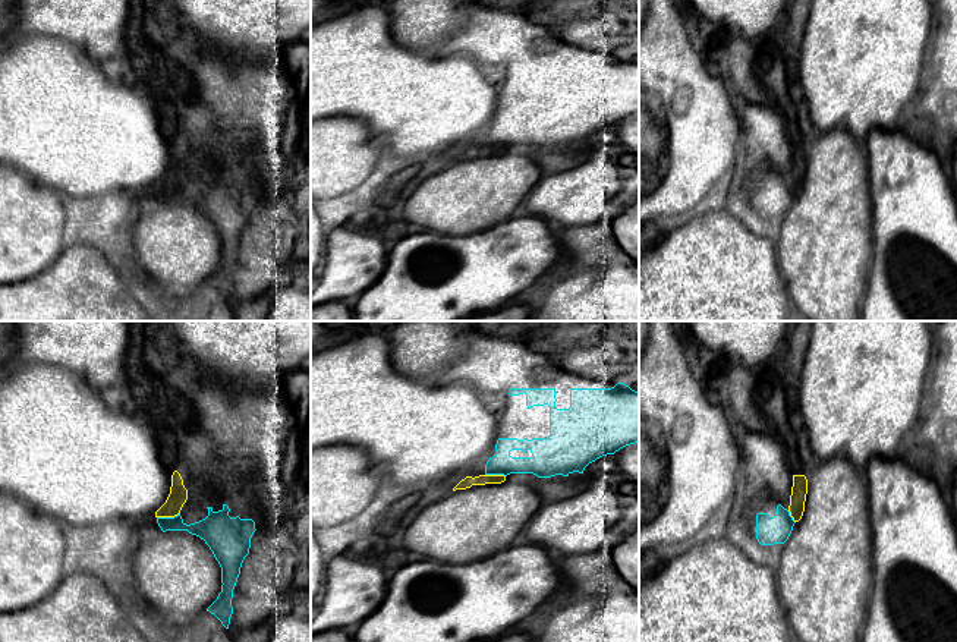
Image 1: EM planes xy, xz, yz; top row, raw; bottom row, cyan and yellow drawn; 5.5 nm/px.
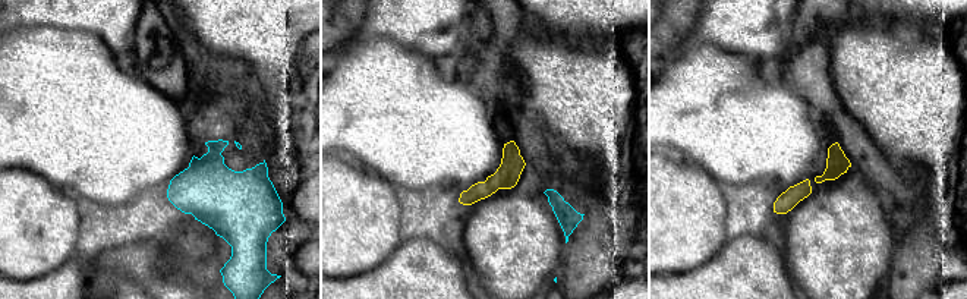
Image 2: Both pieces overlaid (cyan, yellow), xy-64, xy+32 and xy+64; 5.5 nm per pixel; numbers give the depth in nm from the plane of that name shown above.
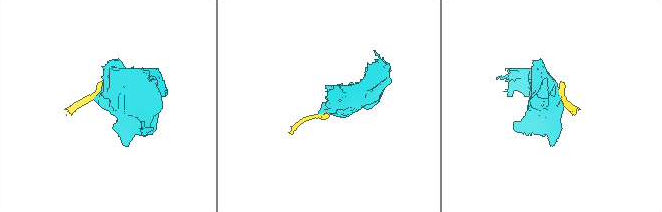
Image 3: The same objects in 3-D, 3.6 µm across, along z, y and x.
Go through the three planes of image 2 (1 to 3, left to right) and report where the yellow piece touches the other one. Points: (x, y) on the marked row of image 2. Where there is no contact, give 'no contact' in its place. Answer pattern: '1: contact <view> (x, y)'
1: no contact
2: no contact
3: no contact

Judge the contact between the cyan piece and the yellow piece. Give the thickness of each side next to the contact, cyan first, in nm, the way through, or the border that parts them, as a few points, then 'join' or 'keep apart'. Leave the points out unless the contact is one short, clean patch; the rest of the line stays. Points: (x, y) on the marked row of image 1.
calibres 150 and 100 nm; border xy (179, 512), (173, 516), (157, 518); keep apart

